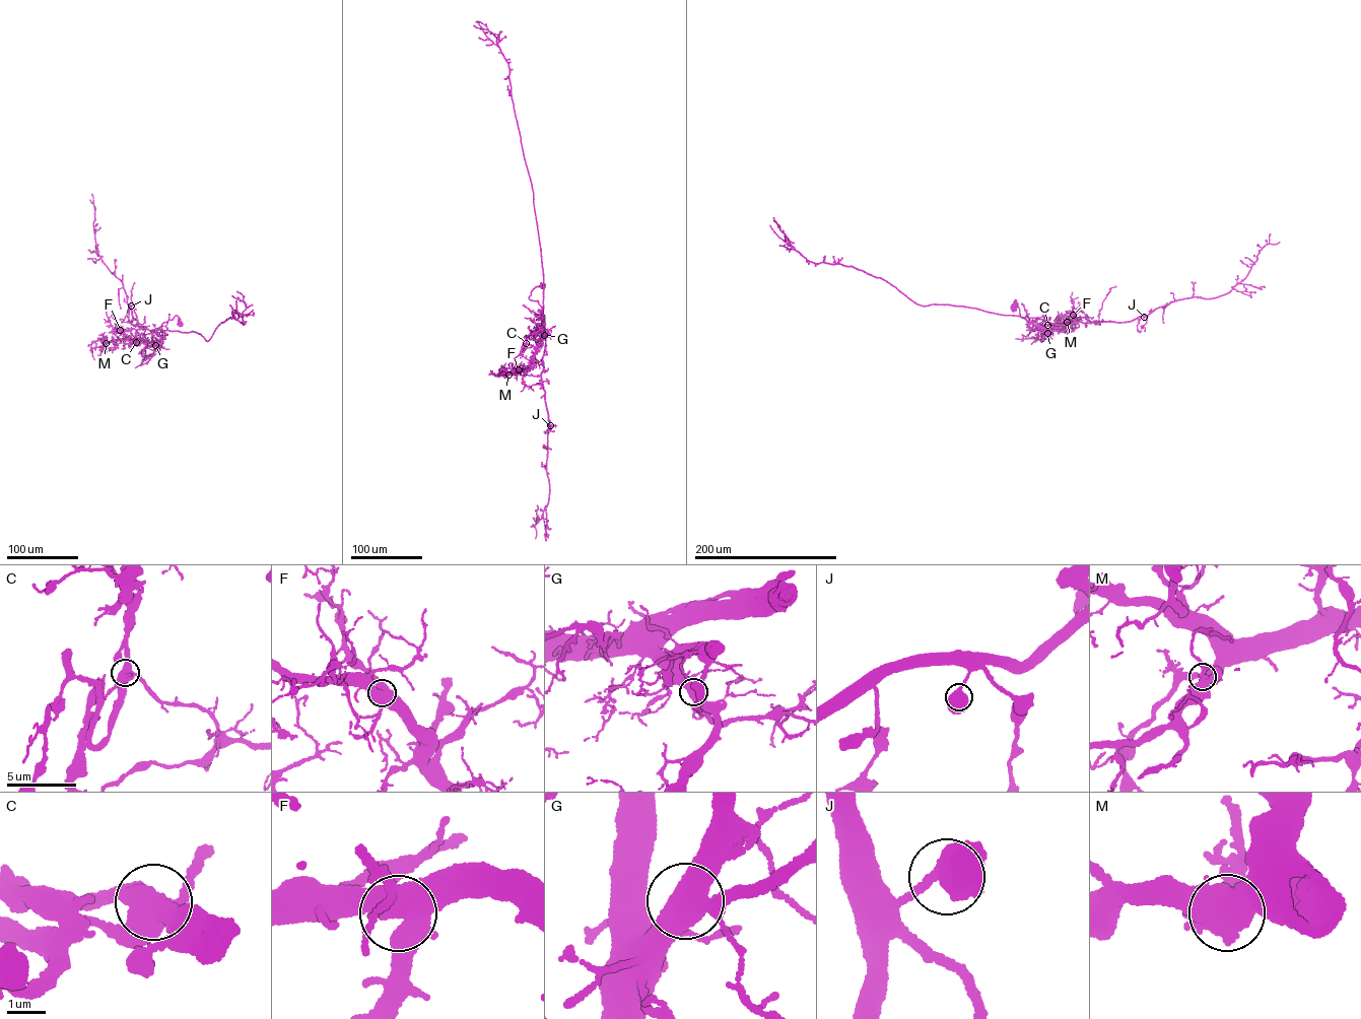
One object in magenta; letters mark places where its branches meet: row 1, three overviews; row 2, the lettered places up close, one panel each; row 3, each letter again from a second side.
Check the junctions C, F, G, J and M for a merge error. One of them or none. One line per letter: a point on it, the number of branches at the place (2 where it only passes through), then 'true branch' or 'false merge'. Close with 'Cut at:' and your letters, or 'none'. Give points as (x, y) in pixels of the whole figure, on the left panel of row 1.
C: (136, 342) | 4 | false merge
F: (120, 330) | 5 | true branch
G: (155, 345) | 3 | true branch
J: (131, 306) | 3 | true branch
M: (106, 343) | 4 | true branch
Cut at: C

